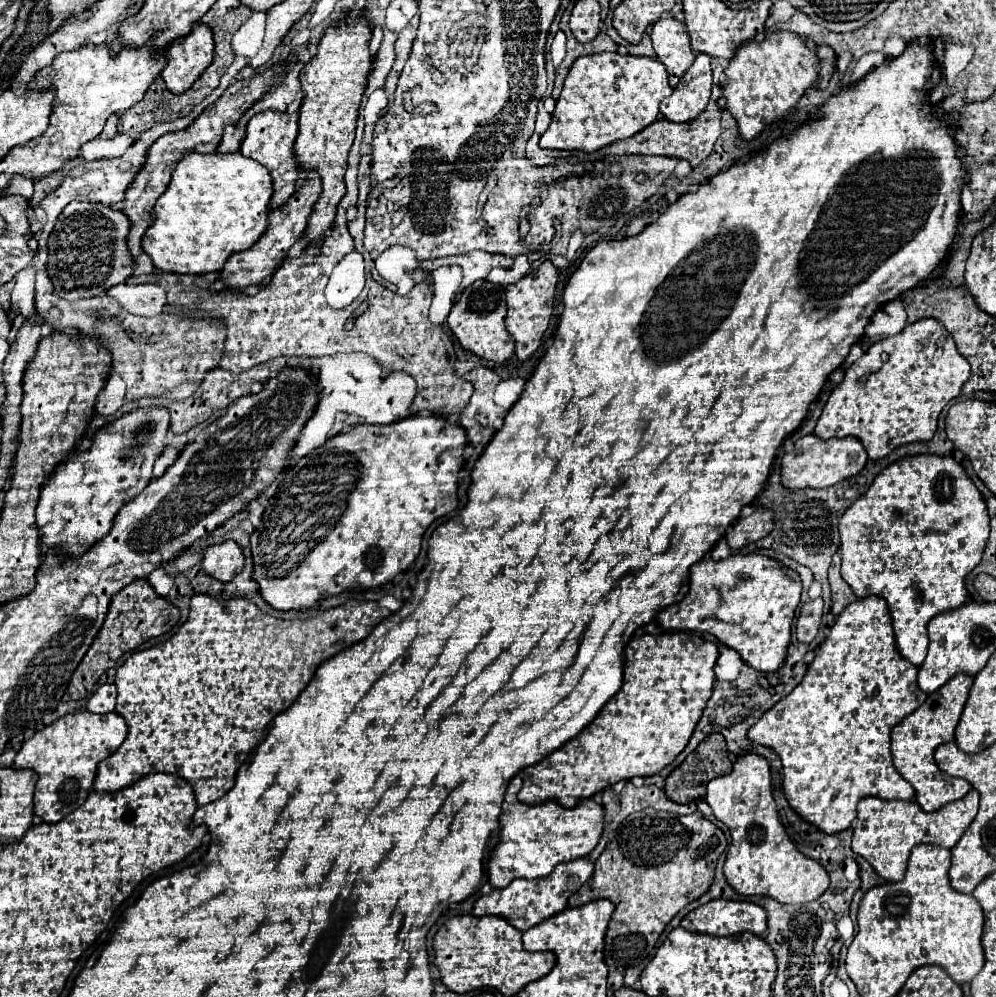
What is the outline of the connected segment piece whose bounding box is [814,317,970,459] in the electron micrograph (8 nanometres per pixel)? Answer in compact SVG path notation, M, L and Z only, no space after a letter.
M934 317L920 319L912 325L906 325L898 335L876 341L868 351L846 369L844 381L832 391L828 403L822 409L822 415L816 423L814 433L822 439L854 435L862 441L870 459L880 459L892 453L896 447L914 441L930 441L936 431L936 421L940 411L948 405L950 399L960 395L960 387L970 377L970 363L958 353L954 339L948 329Z

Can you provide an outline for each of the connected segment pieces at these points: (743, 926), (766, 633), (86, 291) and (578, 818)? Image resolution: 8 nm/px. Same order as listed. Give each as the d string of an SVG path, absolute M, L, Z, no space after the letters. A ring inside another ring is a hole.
M714 899L690 911L680 925L688 931L706 935L734 935L744 931L762 935L768 927L766 921L764 907L756 903Z
M736 553L720 561L704 557L690 567L690 591L686 597L662 609L658 617L664 629L712 633L728 647L734 647L746 665L770 673L786 663L800 593L800 575L766 555Z
M72 201L70 205L66 205L54 225L54 231L48 237L48 277L54 285L54 295L68 301L76 301L76 299L104 295L110 287L124 283L132 275L132 257L130 251L126 251L128 229L130 225L126 223L126 215L106 205L84 203L84 201Z
M520 775L512 777L500 815L500 843L494 849L488 863L488 877L492 887L506 887L516 877L536 879L548 875L558 863L574 861L588 855L600 841L604 831L604 807L592 797L582 799L576 807L566 809L556 801L546 801L542 805L526 805L518 801Z

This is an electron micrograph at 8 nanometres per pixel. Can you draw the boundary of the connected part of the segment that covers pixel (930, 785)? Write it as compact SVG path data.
M960 673L946 681L938 691L930 693L926 701L906 719L902 719L892 729L892 761L894 767L900 771L900 775L914 787L916 801L924 811L938 811L938 807L944 807L952 801L962 799L972 787L966 781L950 779L946 773L942 773L934 761L934 751L938 745L954 739L954 729L960 721L960 715L964 711L968 693L972 687L972 677Z

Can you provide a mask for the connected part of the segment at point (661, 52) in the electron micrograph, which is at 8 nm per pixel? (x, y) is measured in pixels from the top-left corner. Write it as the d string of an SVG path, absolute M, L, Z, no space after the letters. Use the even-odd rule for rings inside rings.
M664 17L654 23L650 37L658 59L666 65L670 87L676 87L678 79L694 61L686 23L674 17Z

